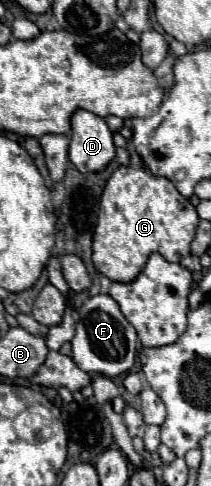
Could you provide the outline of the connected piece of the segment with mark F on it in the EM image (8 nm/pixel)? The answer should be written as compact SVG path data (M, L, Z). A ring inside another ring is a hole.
M95 295L89 297L79 309L79 321L75 327L75 337L71 339L73 345L73 361L85 373L95 373L103 377L117 377L129 373L135 363L137 355L137 331L135 327L123 317L117 301L109 295Z

